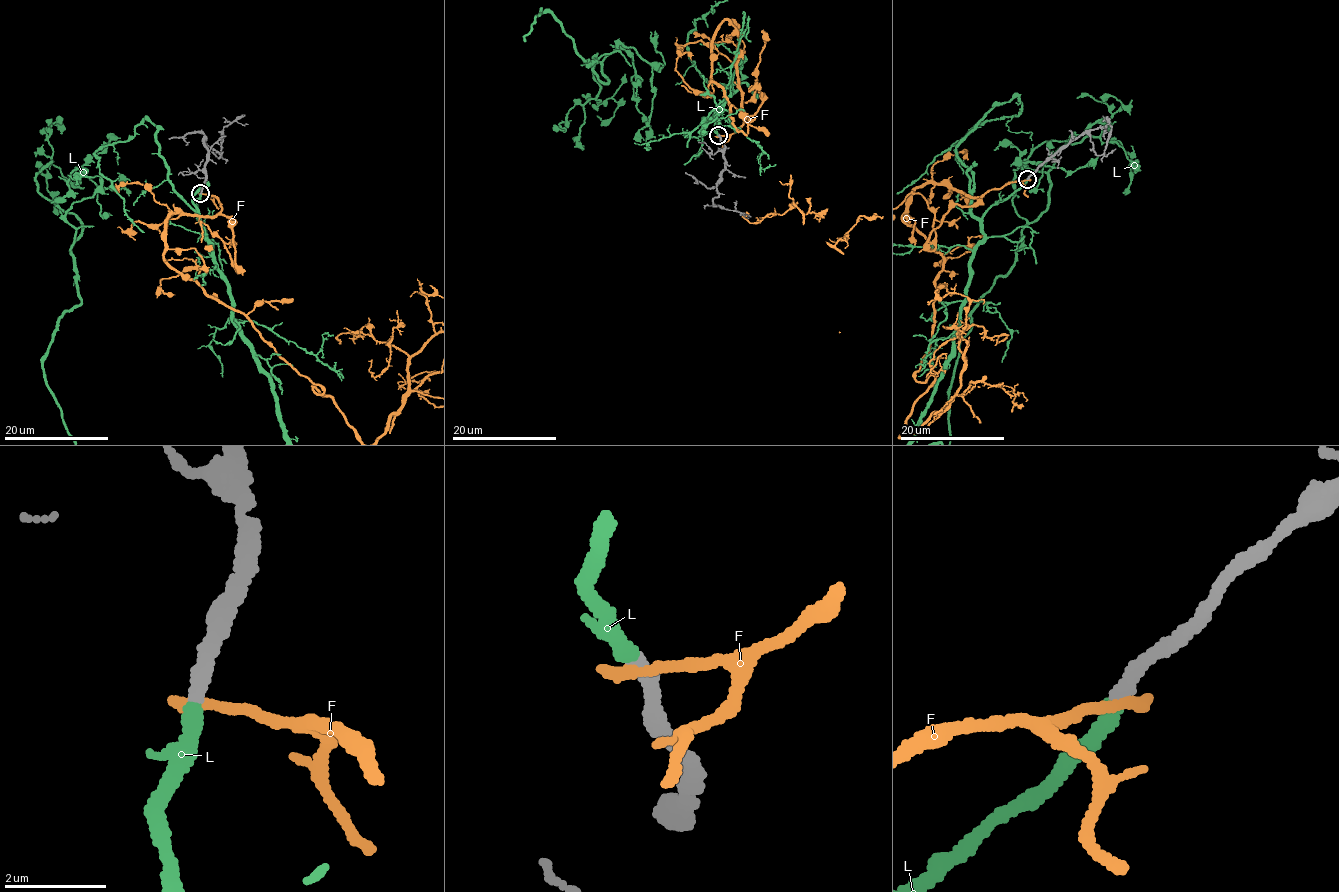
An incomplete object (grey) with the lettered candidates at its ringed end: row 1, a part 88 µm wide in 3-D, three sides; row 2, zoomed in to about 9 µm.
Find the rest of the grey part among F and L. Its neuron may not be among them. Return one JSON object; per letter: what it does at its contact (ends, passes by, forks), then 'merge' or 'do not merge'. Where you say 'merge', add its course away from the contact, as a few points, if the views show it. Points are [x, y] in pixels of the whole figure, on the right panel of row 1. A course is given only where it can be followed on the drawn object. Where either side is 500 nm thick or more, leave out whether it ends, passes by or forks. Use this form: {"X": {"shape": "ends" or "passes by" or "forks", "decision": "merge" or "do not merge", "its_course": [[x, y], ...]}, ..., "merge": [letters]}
{"F": {"shape": "ends", "decision": "do not merge"}, "L": {"shape": "ends", "decision": "merge"}, "merge": ["L"]}

